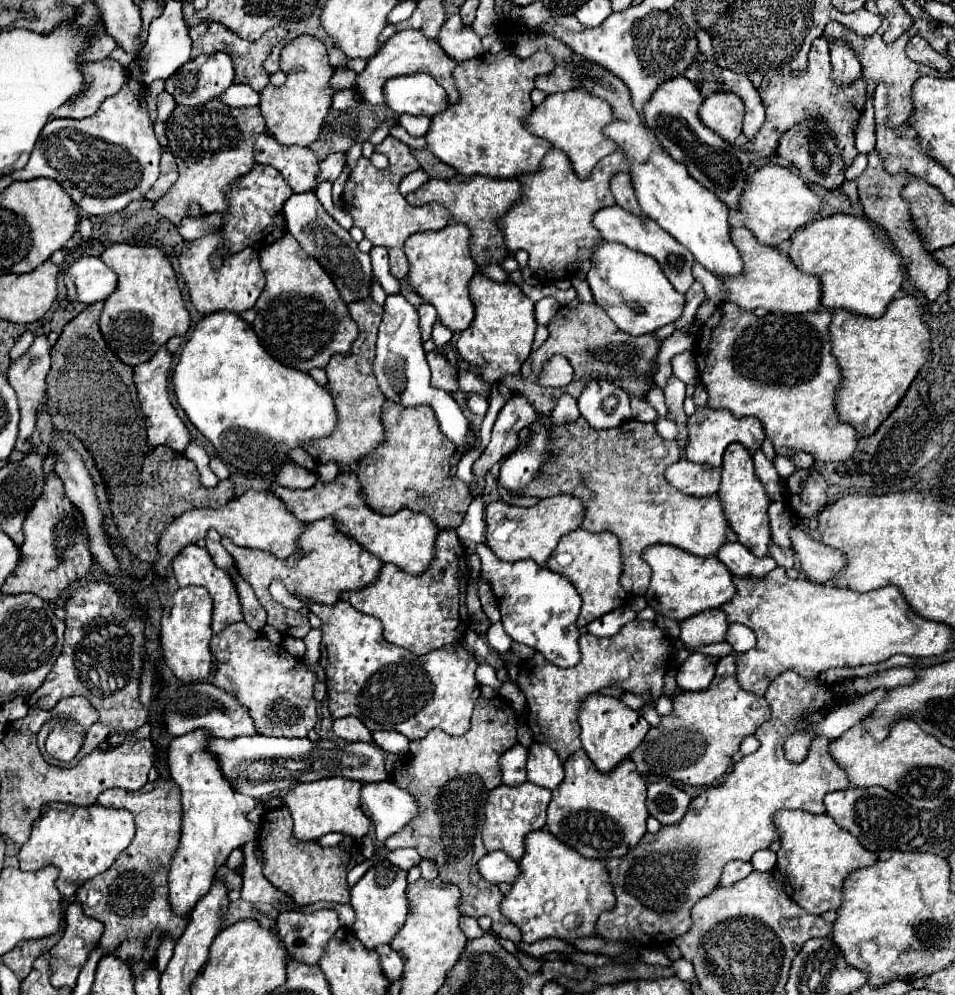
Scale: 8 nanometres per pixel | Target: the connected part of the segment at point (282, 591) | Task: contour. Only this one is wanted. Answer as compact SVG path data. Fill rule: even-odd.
M272 581L270 593L272 593L274 601L278 601L278 603L284 605L284 607L302 607L302 605L304 605L304 601L300 601L300 599L294 597L294 595L290 595L280 581Z

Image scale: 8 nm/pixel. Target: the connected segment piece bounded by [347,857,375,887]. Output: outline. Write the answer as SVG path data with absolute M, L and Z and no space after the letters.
M374 857L365 860L363 863L356 865L347 875L348 886L354 886L366 871L375 864Z

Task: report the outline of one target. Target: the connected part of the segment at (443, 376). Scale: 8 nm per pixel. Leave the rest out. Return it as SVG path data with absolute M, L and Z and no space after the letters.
M430 351L426 353L430 371L432 371L432 385L446 391L446 393L456 393L458 391L458 365L452 365L440 351Z

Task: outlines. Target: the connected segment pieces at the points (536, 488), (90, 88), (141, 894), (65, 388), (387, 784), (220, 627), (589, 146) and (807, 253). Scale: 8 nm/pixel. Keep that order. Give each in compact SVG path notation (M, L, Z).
M580 417L574 423L558 425L550 435L550 453L538 477L530 481L522 497L552 497L568 493L580 497L586 515L582 529L598 533L610 531L620 539L622 577L620 585L628 595L646 595L650 583L650 567L642 559L642 551L654 543L668 543L694 555L708 557L726 541L728 521L718 497L688 497L664 479L664 469L678 461L680 449L676 441L662 439L654 423L630 419L614 429L590 429Z
M112 59L84 63L82 73L86 77L86 89L82 89L78 97L70 97L70 101L58 107L52 113L52 117L70 117L70 119L92 117L106 97L116 95L120 91L120 87L128 77L126 69Z
M158 777L154 783L148 783L136 793L106 789L98 797L98 803L102 807L128 809L134 815L136 835L128 845L128 851L122 851L110 869L86 881L78 889L76 899L88 917L104 923L104 937L100 939L104 953L112 953L124 961L130 959L134 965L134 975L140 975L150 961L156 959L162 931L170 931L172 937L178 939L186 929L186 921L176 917L168 903L168 871L172 853L180 841L182 823L180 789L172 779Z
M102 301L88 305L64 327L52 347L52 367L46 377L48 391L42 409L52 417L56 429L74 433L92 453L120 535L138 559L154 563L160 533L174 517L196 507L222 507L234 497L234 485L226 479L224 485L206 489L200 483L196 465L184 455L178 459L178 453L168 447L148 449L146 421L136 397L132 367L110 353L98 329L102 307Z
M392 781L362 783L360 807L376 825L377 846L383 846L390 835L418 813L414 797Z
M186 545L174 559L172 563L172 571L174 571L174 577L178 581L180 587L188 587L188 585L200 585L200 587L206 587L212 601L214 601L214 611L212 611L212 631L214 633L220 633L224 631L228 625L236 623L236 621L242 621L242 609L240 609L240 599L238 599L238 593L236 593L236 587L234 583L230 581L230 575L224 573L222 569L218 569L212 561L212 557L208 555L208 551L204 547L198 547L198 545Z
M572 89L572 91L548 95L544 103L534 107L532 113L526 117L526 129L532 135L538 135L538 137L550 141L552 147L564 151L566 157L570 159L574 173L584 179L590 175L590 171L602 157L606 157L618 149L616 143L606 139L602 133L602 127L608 125L610 119L612 119L612 113L610 113L610 105L606 105L606 101L590 95L588 91Z
M838 213L826 219L808 223L790 239L788 257L802 273L816 275L820 279L820 287L822 287L820 303L828 311L844 309L856 315L866 315L866 317L876 319L886 311L886 305L894 299L894 293L900 289L902 279L904 279L900 257L888 245L880 241L880 235L872 229L872 223L866 217L852 217L852 215Z

